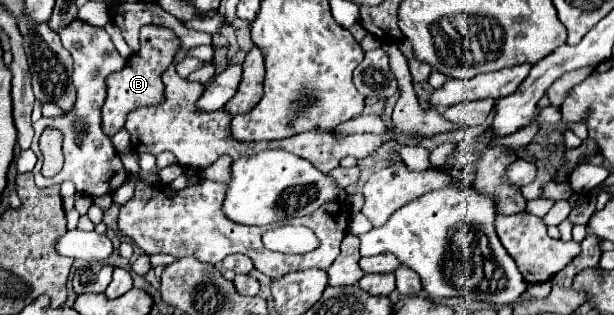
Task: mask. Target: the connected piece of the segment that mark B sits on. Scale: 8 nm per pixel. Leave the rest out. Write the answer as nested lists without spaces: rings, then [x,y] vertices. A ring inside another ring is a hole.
[[[145,25],[140,30],[140,53],[132,55],[126,63],[126,67],[118,73],[112,73],[106,81],[108,85],[108,97],[102,107],[102,129],[110,137],[124,127],[126,115],[144,105],[158,105],[162,101],[164,93],[164,83],[160,79],[162,71],[172,63],[174,53],[176,53],[176,35],[166,29],[166,27],[156,27],[156,25]]]

